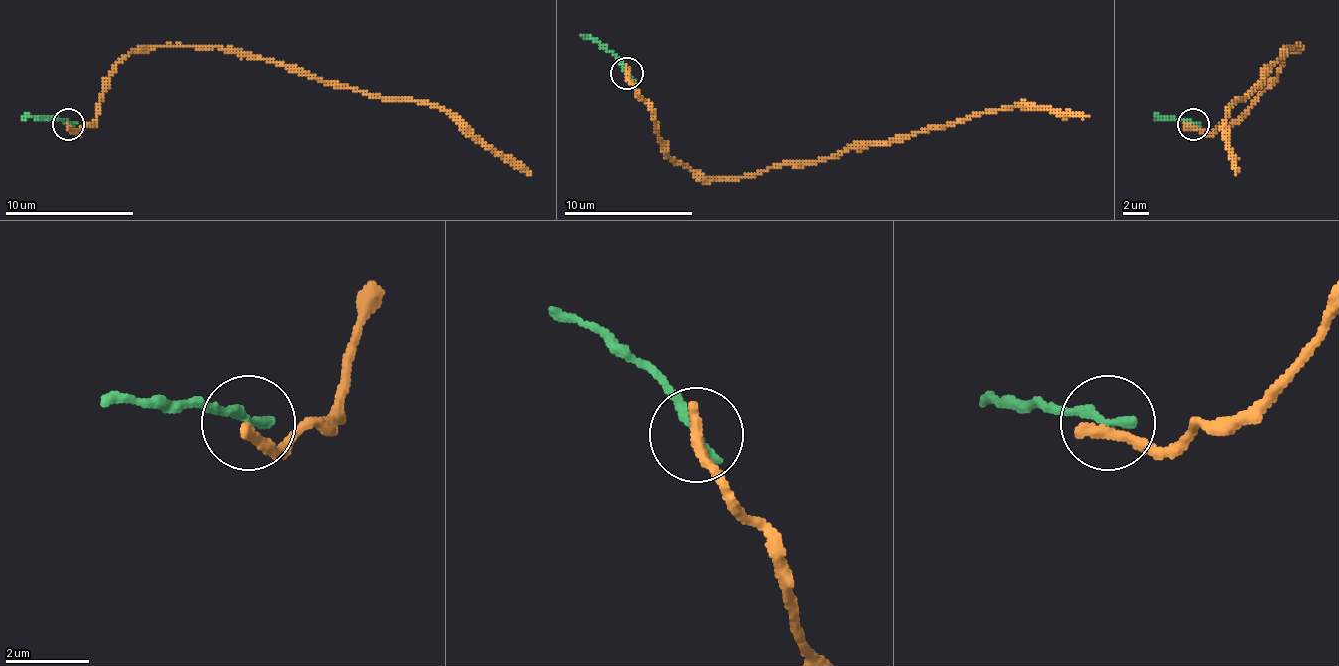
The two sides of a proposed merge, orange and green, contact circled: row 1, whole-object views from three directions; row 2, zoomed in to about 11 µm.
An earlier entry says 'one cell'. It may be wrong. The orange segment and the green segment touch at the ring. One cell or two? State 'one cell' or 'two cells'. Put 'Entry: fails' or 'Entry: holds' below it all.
two cells
Entry: fails

